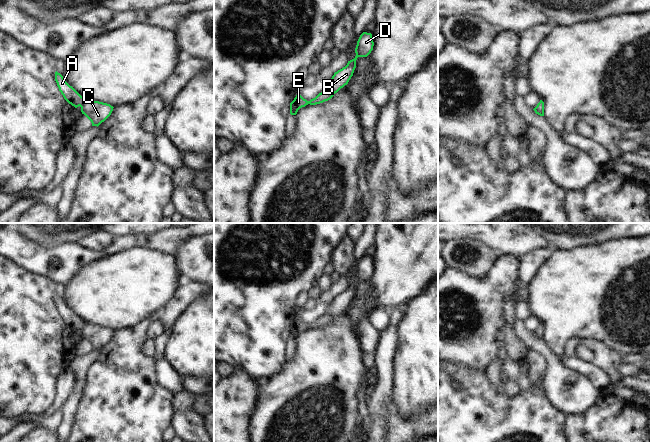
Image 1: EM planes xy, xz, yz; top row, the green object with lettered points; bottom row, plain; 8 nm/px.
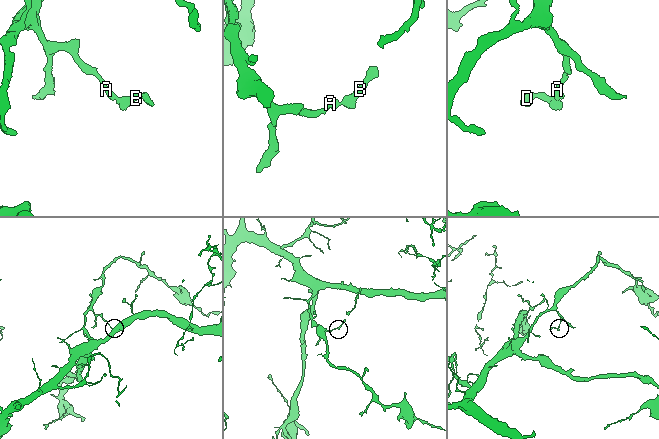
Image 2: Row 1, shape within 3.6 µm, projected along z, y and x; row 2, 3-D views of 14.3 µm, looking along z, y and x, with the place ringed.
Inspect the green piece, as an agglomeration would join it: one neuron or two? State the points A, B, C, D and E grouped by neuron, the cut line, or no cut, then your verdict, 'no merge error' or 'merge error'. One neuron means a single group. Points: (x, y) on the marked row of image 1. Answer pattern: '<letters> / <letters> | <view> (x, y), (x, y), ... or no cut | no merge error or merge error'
A B C D E | no cut | no merge error

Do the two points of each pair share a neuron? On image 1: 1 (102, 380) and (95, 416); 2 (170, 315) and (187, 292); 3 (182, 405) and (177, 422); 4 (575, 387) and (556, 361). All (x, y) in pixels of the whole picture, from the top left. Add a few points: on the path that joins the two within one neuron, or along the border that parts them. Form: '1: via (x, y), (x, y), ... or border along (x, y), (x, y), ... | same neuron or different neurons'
1: via (102, 389), (100, 407) | same neuron
2: via (173, 309), (182, 298) | same neuron
3: border along (190, 408), (178, 411), (173, 416) | different neurons
4: via (573, 381), (559, 367) | same neuron

